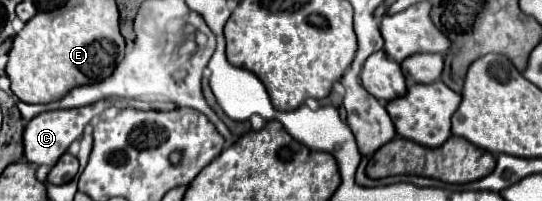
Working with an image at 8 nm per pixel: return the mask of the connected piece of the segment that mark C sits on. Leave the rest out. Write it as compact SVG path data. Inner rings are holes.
M111 97L111 99L105 99L105 101L97 101L93 105L87 105L87 107L79 107L79 109L59 109L59 111L47 111L47 113L41 113L37 117L33 117L27 125L25 125L25 131L23 131L23 147L25 147L25 157L29 163L33 165L49 165L53 167L57 163L57 159L67 151L67 147L81 137L83 133L83 127L87 123L91 123L93 117L101 115L105 107L111 107L111 105L119 105L119 99Z

